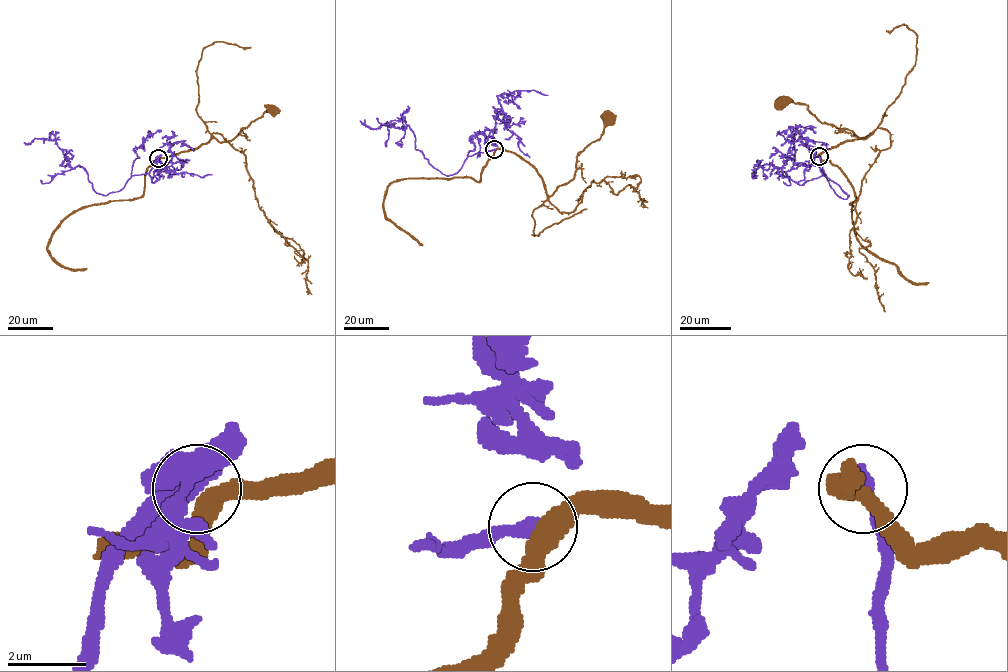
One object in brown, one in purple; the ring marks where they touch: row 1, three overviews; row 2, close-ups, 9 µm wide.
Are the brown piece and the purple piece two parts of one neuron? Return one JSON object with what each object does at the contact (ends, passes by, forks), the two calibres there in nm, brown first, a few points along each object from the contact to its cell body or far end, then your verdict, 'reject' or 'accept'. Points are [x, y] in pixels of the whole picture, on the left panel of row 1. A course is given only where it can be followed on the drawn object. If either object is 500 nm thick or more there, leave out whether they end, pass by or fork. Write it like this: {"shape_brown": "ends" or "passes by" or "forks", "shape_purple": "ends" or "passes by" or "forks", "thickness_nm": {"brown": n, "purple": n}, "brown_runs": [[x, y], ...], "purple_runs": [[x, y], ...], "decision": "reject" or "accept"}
{"shape_brown": "passes by", "shape_purple": "ends", "thickness_nm": {"brown": 440, "purple": 480}, "brown_runs": [[159, 158], [195, 150], [212, 138], [222, 142], [232, 140], [241, 129], [273, 109]], "purple_runs": [[159, 158], [148, 173], [133, 175], [105, 195], [93, 189], [83, 168], [72, 167], [54, 141], [23, 142]], "decision": "reject"}

